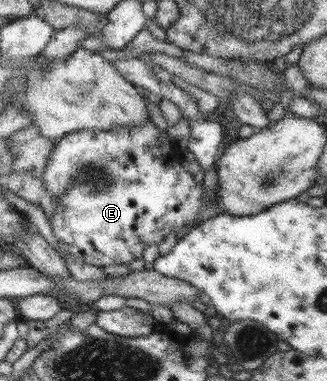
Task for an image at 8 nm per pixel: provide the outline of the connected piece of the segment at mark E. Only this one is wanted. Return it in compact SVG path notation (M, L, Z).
M146 120L144 123L136 124L135 126L114 126L109 130L80 130L75 131L72 134L66 134L61 137L55 143L52 148L50 155L48 156L48 161L46 162L46 167L41 176L43 181L43 187L46 191L56 201L56 211L54 215L51 216L49 222L51 223L51 228L58 241L58 245L64 253L68 253L72 259L77 261L84 261L88 265L94 265L94 267L104 267L106 265L129 265L135 259L142 259L142 251L148 247L148 245L160 244L164 241L164 238L172 231L178 231L182 227L186 227L196 221L198 217L200 219L210 219L220 215L220 207L216 203L217 195L210 195L210 199L204 194L204 187L202 184L198 184L194 180L194 175L192 175L186 168L182 166L182 158L175 159L172 153L176 153L179 150L178 145L174 143L172 139L167 136L166 132L160 132L154 122Z

